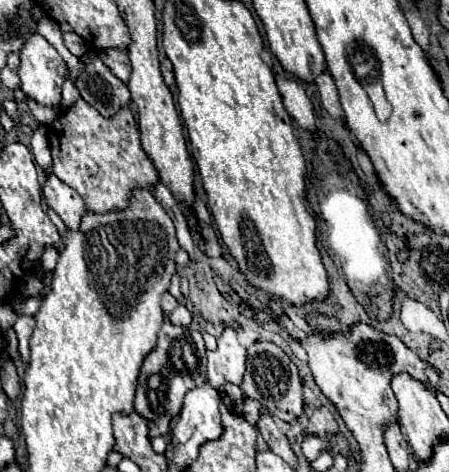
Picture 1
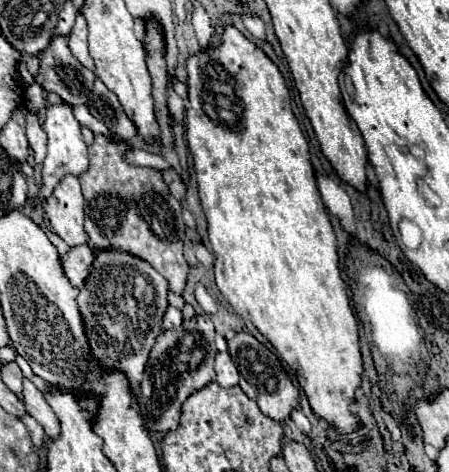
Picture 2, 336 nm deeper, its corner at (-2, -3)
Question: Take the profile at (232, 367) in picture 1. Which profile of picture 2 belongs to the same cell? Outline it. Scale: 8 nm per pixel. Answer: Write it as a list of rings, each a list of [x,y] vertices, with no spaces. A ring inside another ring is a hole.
[[[226,351],[216,355],[214,369],[216,369],[216,383],[218,385],[222,385],[222,387],[238,385],[238,369],[236,369],[236,365],[232,363],[232,359]]]

